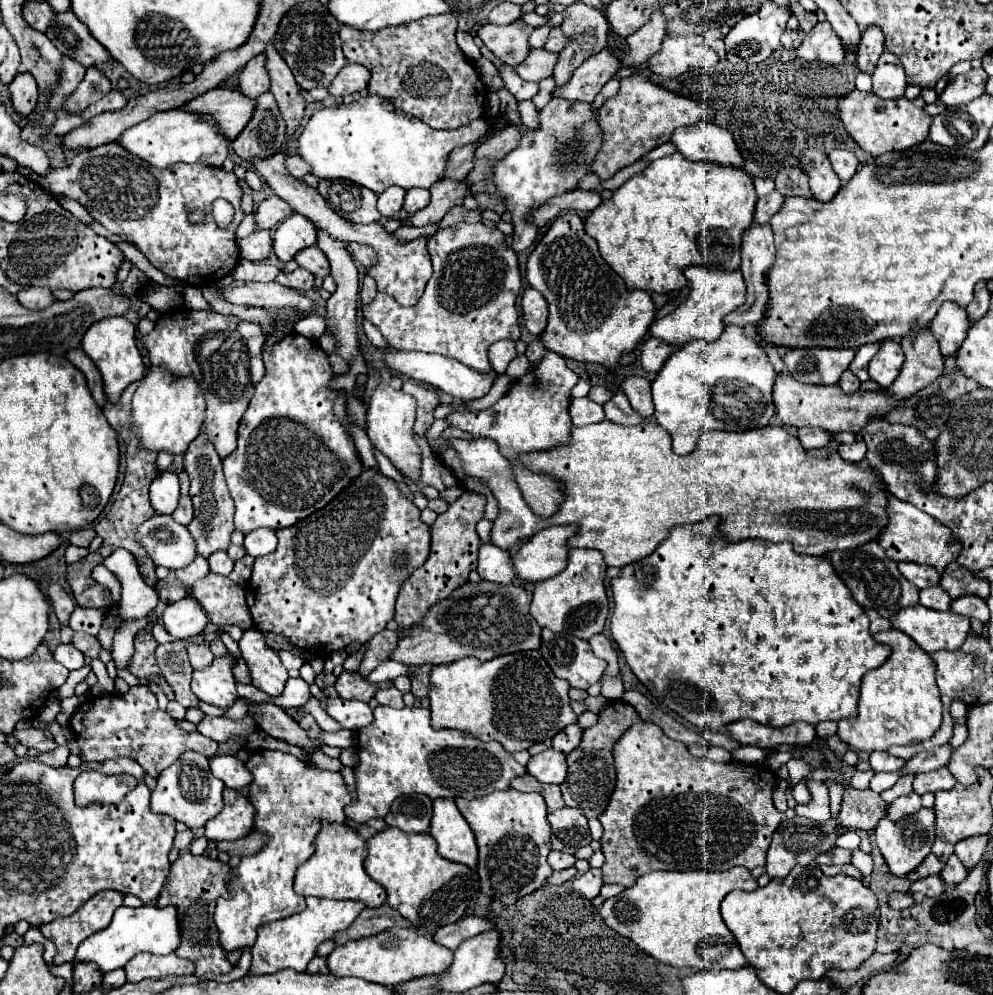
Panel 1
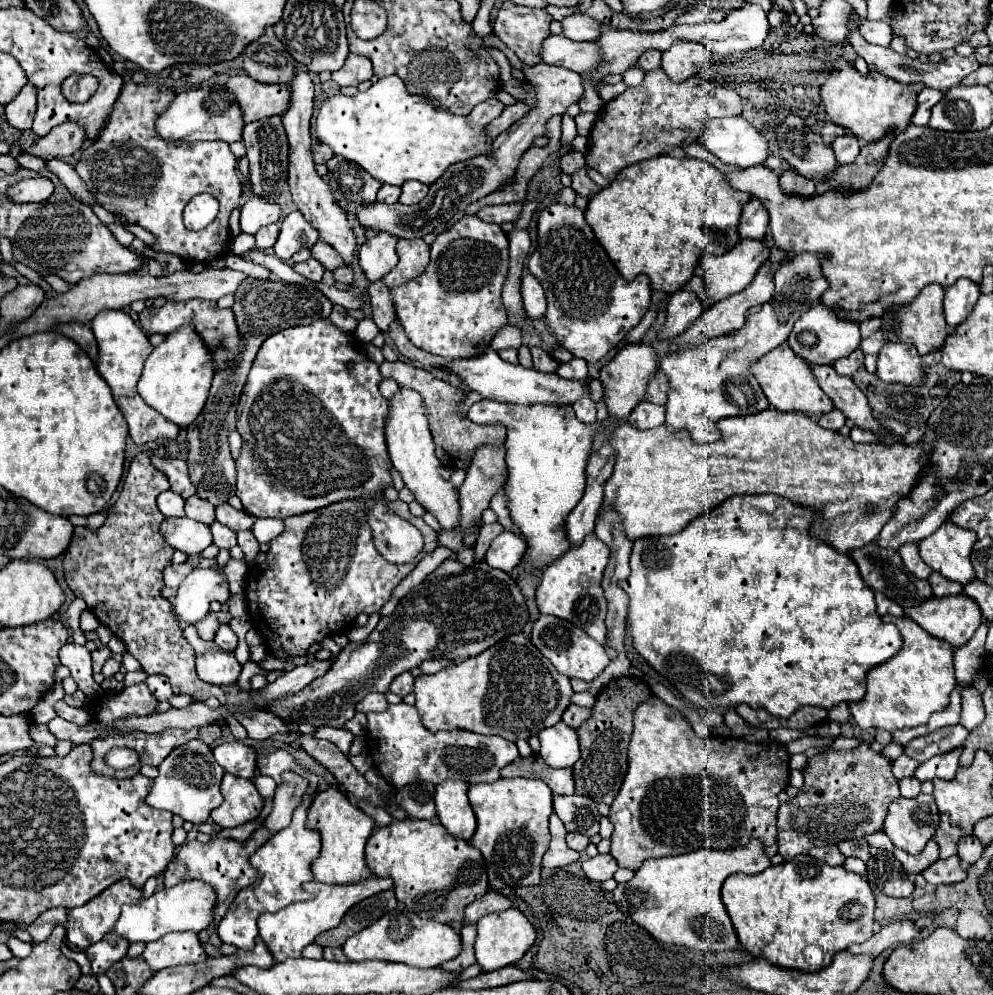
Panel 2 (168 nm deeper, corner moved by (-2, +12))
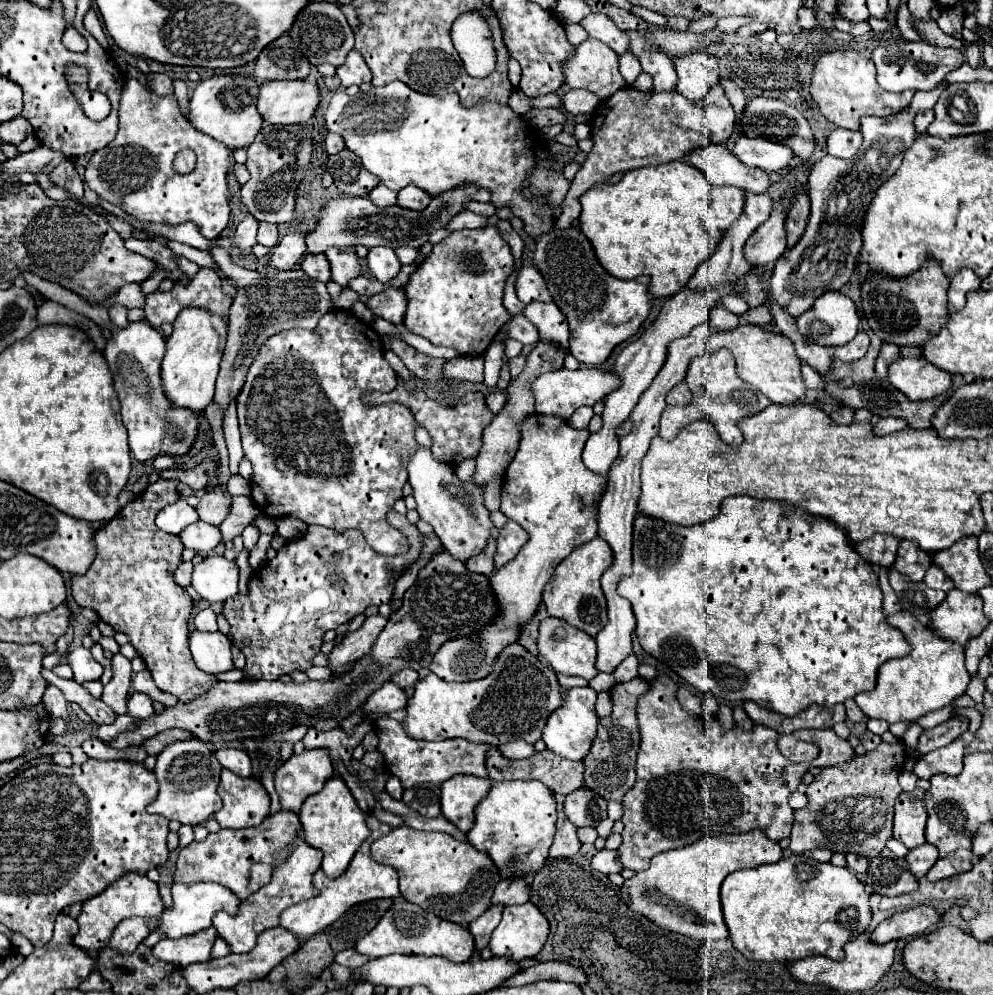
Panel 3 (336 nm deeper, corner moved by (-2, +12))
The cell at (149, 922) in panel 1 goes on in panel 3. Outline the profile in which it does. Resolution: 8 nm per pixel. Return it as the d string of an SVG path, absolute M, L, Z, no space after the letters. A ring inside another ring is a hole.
M214 882L174 884L172 898L174 898L174 908L164 910L164 914L158 918L158 930L164 930L168 938L180 938L186 934L196 934L200 930L206 930L212 926L212 916L216 912L222 910L222 912L234 916L240 906L240 900L232 890L224 888L222 884L214 884Z

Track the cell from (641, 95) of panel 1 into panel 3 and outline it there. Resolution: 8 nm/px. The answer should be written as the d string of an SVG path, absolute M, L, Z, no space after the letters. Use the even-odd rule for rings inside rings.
M720 84L712 86L708 96L700 102L692 102L678 92L638 92L628 86L604 100L592 114L592 140L594 148L582 170L572 180L572 186L562 202L562 216L556 220L560 230L568 228L580 214L578 198L590 190L596 182L608 180L618 172L628 172L642 166L656 166L662 162L674 162L684 158L692 148L700 148L708 142L726 142L736 126L736 114L724 96Z

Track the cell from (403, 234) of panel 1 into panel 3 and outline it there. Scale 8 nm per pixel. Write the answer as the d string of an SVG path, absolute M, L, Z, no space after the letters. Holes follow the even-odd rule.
M382 246L370 248L370 252L368 252L368 266L370 266L372 274L376 276L376 280L380 280L380 282L392 280L400 272L400 268L402 268L402 264L396 258L394 250L382 248Z

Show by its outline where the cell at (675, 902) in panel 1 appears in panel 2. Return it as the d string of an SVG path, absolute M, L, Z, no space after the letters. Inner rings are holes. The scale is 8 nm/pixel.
M750 840L750 844L732 850L698 850L646 860L636 876L626 884L618 884L612 894L620 912L630 916L660 942L700 952L738 950L740 942L730 916L720 902L720 888L724 880L736 872L760 874L768 866L770 858L764 854L762 844Z

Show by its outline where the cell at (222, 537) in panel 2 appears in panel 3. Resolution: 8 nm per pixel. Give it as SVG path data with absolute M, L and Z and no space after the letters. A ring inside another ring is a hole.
M234 496L232 512L230 512L230 516L220 524L220 532L222 532L224 540L232 540L234 536L242 534L242 530L244 530L256 516L260 516L260 510L256 508L256 504L252 504L252 500L250 500L248 496Z

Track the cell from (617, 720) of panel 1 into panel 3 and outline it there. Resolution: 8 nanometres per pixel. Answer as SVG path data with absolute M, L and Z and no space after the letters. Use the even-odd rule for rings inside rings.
M632 678L624 684L614 684L610 690L614 710L608 718L600 720L598 736L592 744L592 750L584 758L584 786L594 790L606 800L622 800L624 794L634 786L636 778L636 754L640 748L640 732L636 722L636 702L638 698L648 692L648 682L642 678Z

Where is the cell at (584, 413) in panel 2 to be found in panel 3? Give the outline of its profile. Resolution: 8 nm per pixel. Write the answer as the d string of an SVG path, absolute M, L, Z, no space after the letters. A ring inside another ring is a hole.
M582 406L582 408L578 408L578 410L576 410L576 412L570 416L568 424L572 424L572 428L578 428L578 430L582 430L582 428L588 428L588 422L592 420L592 416L594 416L592 408L586 408L586 406Z

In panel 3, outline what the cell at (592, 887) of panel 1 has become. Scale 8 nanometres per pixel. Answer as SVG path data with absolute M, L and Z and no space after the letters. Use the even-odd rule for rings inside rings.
M600 850L594 858L592 858L592 868L598 870L598 872L604 872L604 874L612 874L612 872L622 872L622 864L620 864L620 858L618 858L618 852L616 850Z

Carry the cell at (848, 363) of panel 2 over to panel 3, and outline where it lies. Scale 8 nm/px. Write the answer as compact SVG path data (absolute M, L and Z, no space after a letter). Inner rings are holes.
M858 332L848 344L842 344L840 348L834 348L834 356L842 362L854 362L860 360L870 344L870 336L866 332Z

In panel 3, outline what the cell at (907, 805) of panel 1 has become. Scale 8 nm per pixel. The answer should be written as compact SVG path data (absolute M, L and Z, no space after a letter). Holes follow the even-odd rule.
M902 770L902 772L900 772L900 776L898 776L898 780L900 780L902 790L910 792L910 790L914 790L914 788L916 788L916 780L918 780L918 776L916 776L912 770Z

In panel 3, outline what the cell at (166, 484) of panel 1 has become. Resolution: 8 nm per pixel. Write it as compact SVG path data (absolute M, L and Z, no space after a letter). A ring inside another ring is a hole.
M178 500L178 502L166 506L156 516L156 524L160 526L160 530L164 530L168 534L180 534L188 524L194 524L196 520L200 520L200 518L196 516L196 510L192 506L188 506L186 500Z

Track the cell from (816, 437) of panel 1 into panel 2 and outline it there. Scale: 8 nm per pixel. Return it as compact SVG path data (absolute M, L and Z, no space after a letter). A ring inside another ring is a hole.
M832 410L832 412L824 414L824 416L820 416L820 420L818 420L818 424L822 428L826 428L826 430L840 430L844 426L844 422L846 422L846 418L842 420L842 412L840 410Z

